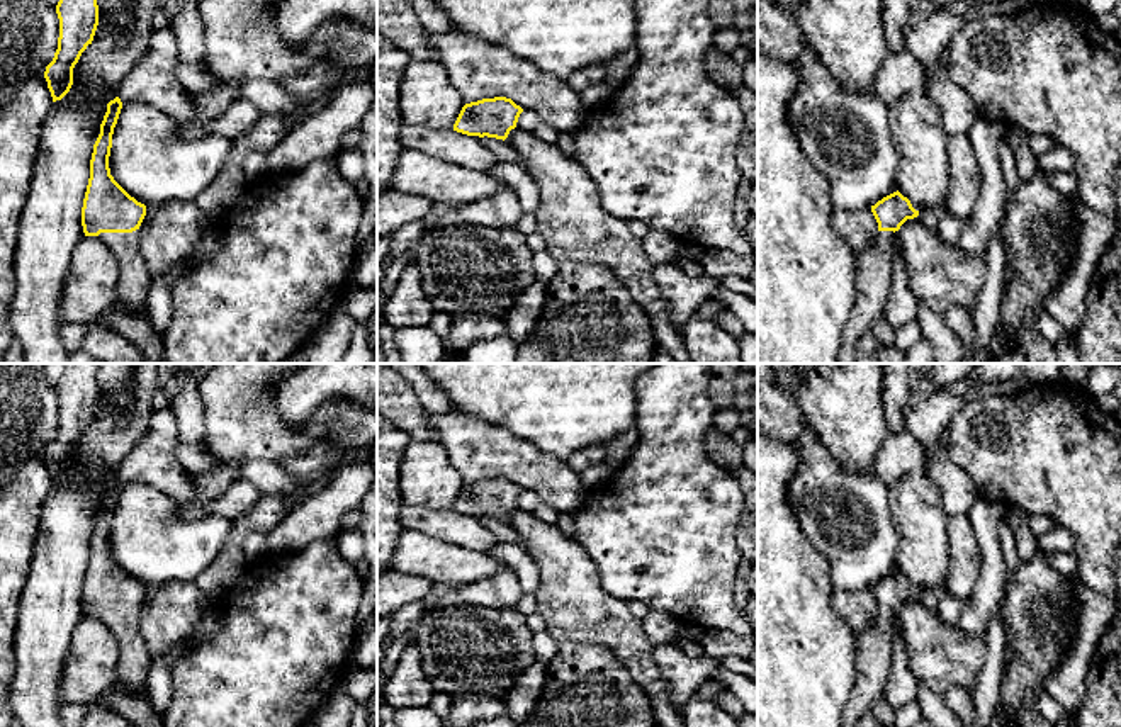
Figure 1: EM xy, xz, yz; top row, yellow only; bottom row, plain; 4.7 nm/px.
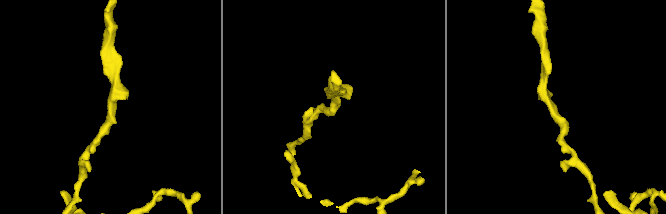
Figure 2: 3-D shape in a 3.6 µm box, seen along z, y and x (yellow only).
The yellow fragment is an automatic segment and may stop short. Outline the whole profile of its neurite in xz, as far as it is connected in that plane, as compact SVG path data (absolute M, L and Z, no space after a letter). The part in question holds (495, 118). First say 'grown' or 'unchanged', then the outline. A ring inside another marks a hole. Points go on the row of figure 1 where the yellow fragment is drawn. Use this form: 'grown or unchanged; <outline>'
unchanged; M494 97L465 104L453 124L453 131L479 136L506 139L510 131L516 127L523 112L511 99Z

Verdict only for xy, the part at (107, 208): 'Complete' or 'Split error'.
Split error

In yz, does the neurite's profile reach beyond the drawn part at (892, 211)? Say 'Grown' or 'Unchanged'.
Grown

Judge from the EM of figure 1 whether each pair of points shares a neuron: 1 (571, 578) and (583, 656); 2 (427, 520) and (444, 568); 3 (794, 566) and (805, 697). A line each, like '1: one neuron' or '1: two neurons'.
1: two neurons
2: two neurons
3: one neuron

